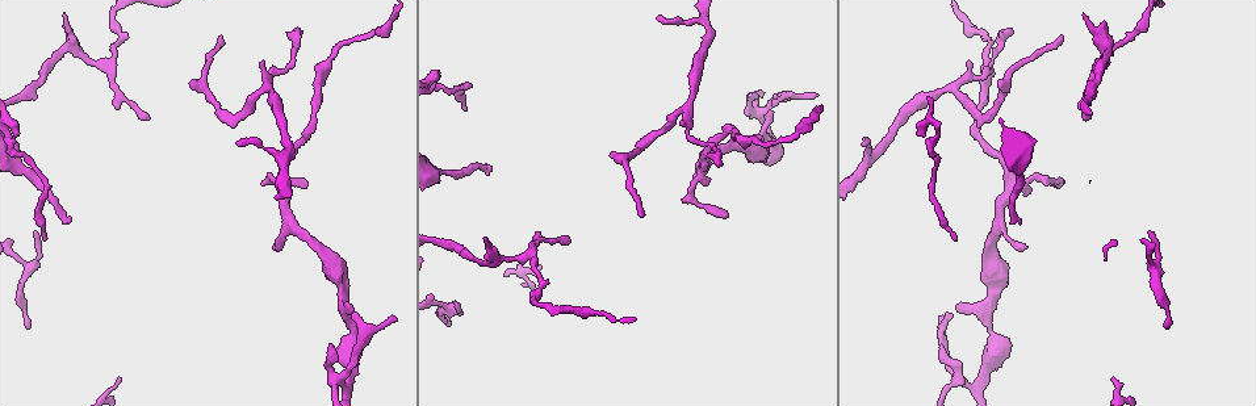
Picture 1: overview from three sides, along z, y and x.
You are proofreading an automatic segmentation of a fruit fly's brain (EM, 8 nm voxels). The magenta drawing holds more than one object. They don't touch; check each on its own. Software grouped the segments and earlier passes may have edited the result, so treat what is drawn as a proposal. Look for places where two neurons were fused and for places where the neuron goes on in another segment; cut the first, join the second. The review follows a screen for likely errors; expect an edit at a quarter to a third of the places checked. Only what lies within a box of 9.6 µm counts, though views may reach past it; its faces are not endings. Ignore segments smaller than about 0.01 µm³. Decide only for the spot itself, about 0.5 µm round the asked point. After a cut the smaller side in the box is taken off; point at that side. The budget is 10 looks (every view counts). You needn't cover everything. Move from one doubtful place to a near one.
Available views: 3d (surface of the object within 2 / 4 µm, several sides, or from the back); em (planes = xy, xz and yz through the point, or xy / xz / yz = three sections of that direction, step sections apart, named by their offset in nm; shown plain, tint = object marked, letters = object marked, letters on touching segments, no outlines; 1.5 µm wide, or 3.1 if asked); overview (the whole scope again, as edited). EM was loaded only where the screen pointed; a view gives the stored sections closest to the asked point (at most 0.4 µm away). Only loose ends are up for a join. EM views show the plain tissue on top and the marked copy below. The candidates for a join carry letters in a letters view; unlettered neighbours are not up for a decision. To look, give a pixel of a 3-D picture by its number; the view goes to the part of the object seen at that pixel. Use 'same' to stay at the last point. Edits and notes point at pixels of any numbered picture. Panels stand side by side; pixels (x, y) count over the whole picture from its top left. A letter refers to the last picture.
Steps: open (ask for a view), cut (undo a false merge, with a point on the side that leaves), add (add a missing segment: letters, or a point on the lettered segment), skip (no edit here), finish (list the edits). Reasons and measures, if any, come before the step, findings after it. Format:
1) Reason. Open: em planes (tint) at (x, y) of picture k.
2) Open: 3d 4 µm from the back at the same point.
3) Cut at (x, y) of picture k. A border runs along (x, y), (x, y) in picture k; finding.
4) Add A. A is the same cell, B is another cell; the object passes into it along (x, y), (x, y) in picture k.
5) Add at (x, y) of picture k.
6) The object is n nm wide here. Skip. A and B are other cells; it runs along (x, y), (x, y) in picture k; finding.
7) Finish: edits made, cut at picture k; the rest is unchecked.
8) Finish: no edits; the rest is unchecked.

Free end. Open: em planes (letters) at (683, 126) of picture 1.

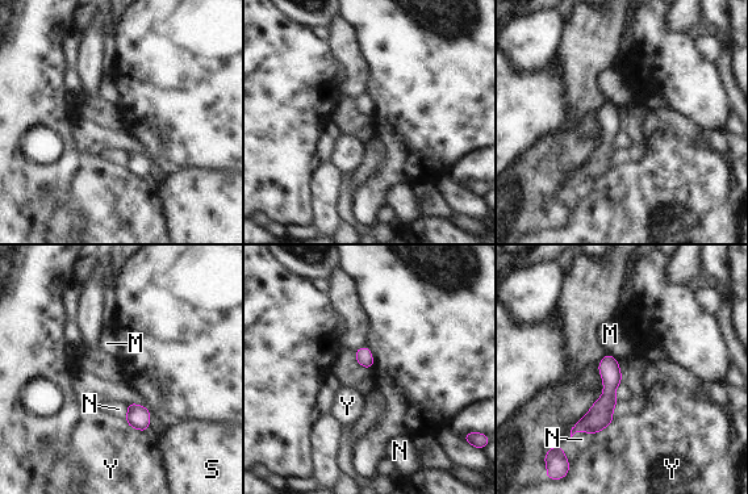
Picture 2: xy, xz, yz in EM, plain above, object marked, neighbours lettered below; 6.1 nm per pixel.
Skip. M, N, S and Y are other cells; a border runs along (607, 352), (617, 360) in picture 2; none of them fits.

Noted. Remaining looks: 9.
An open end. Open: 3d 4 µm from the back at (863, 145) of picture 1.

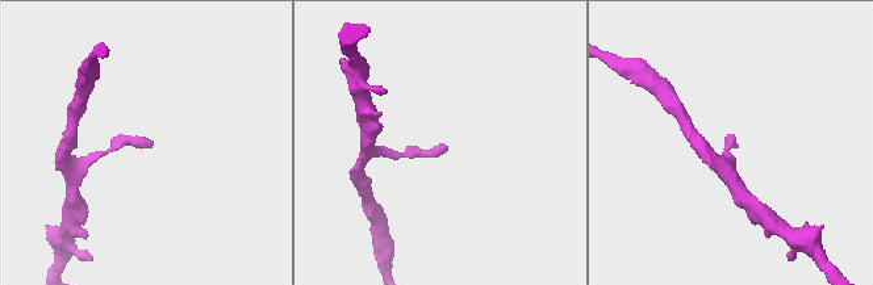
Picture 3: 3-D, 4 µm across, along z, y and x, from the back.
Need the tissue. Open: em yz step 8 (letters) at (444, 145) of picture 3.

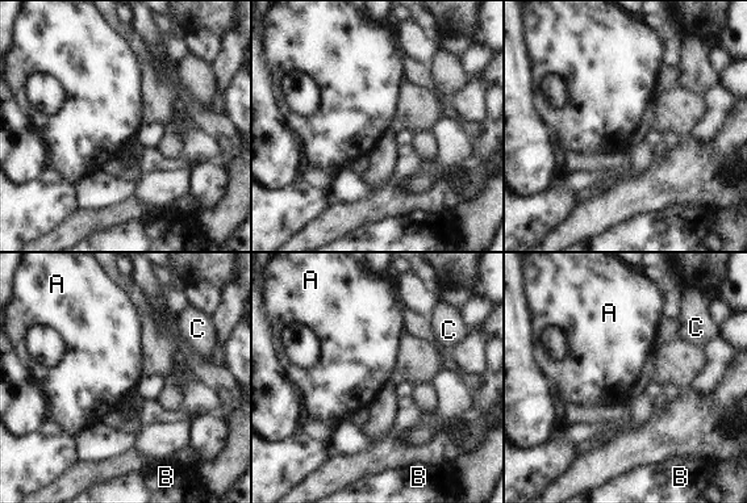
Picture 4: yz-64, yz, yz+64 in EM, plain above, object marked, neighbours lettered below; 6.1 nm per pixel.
Cut it another way. Open: em planes (letters) at the same point.

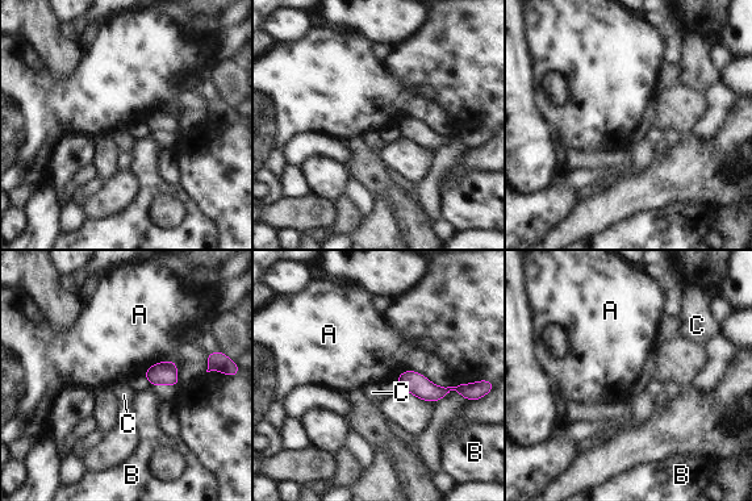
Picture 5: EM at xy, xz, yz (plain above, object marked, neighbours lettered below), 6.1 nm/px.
Skip. A, B and C are other cells; a border runs along (397, 376), (414, 370), (448, 387) in picture 5; no lettered segment goes on from it.

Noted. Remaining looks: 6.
Tapers out. Open: em xz step 8 (letters) at (1059, 187) of picture 1.

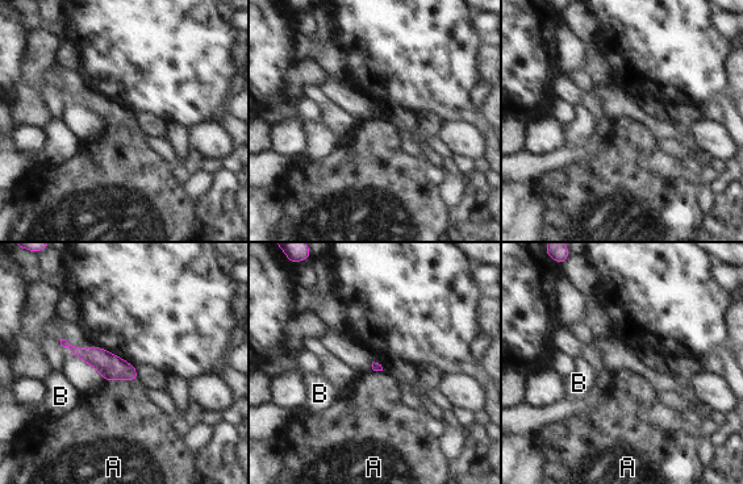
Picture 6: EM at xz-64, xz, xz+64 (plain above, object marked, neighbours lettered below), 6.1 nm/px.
Cut it another way. Open: em planes (letters) at the same point.

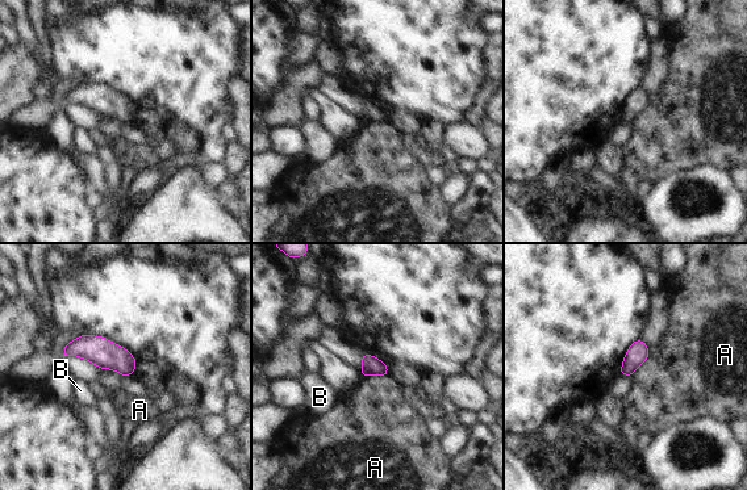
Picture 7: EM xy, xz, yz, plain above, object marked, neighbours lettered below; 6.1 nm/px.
The object is 110 nm wide here. Skip. A and B are other cells; a border runs along (389, 375), (368, 375), (362, 377) in picture 7; none of them fits.

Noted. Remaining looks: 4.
Branch point. Open: em planes (letters) at (447, 306) of picture 1.

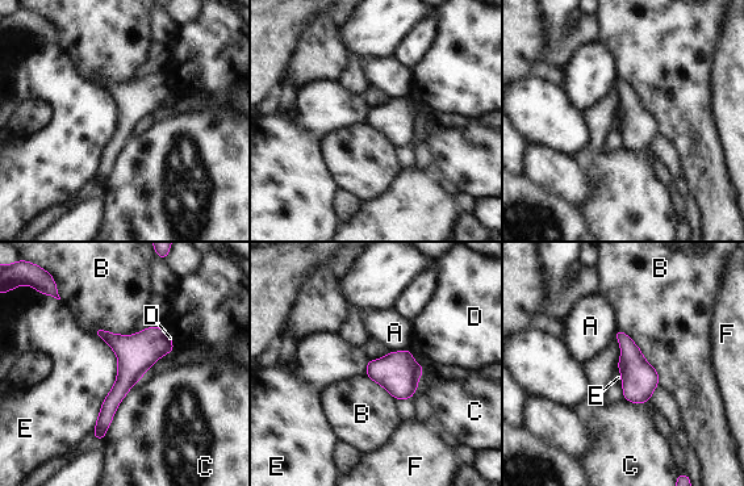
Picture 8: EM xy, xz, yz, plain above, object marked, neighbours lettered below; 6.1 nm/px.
The object is 220 nm wide here. Skip. A, B, C, D, E and F are other cells; it runs along (157, 330), (134, 359), (99, 435) in picture 8; one neuron here.

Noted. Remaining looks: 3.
Finish: no edits; the rest is unchecked.

